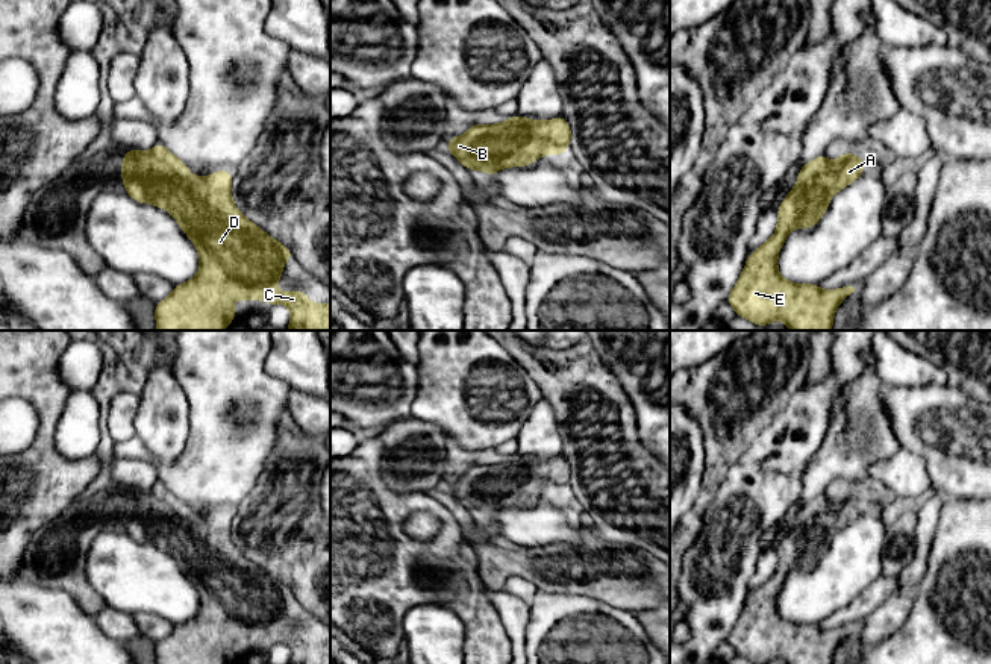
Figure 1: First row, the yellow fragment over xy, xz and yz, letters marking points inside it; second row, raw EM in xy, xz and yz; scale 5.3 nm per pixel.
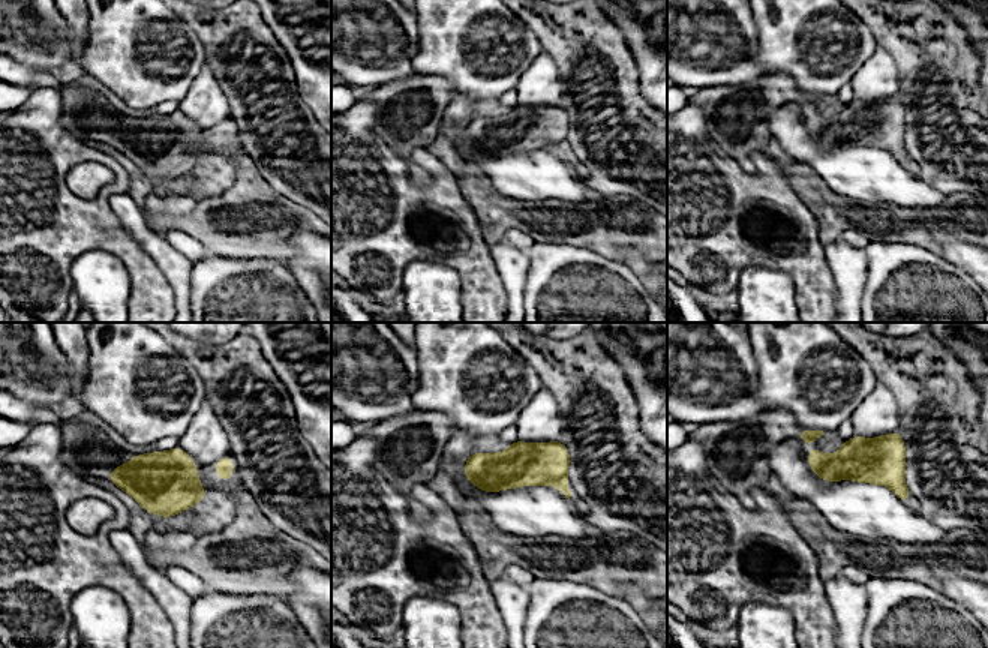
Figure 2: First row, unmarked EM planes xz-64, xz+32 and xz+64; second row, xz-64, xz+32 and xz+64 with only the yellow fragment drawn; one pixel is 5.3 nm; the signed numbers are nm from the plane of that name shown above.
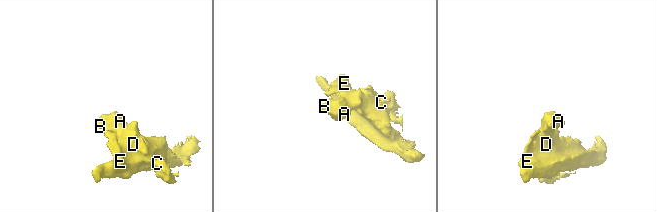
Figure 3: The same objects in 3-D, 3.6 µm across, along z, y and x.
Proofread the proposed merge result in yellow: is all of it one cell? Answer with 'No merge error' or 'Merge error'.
No merge error

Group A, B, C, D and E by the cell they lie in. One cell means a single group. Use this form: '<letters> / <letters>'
A B C D E

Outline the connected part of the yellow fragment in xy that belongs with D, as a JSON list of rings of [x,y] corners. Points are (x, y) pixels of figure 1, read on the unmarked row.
[[[162,482],[148,491],[124,490],[120,509],[126,534],[139,543],[152,543],[168,550],[189,576],[200,597],[197,615],[177,623],[167,638],[156,643],[156,664],[230,664],[236,655],[230,646],[232,640],[267,640],[268,647],[285,643],[291,650],[289,664],[330,664],[329,643],[309,643],[308,631],[274,629],[282,619],[282,605],[294,594],[233,544],[230,509],[197,517]]]

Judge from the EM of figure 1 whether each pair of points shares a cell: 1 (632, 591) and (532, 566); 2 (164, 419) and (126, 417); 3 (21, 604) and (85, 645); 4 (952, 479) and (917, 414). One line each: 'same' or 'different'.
1: same
2: different
3: same
4: same

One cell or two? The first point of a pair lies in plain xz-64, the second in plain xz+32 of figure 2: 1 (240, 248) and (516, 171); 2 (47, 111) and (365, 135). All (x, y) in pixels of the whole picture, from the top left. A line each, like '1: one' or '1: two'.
1: two
2: one

